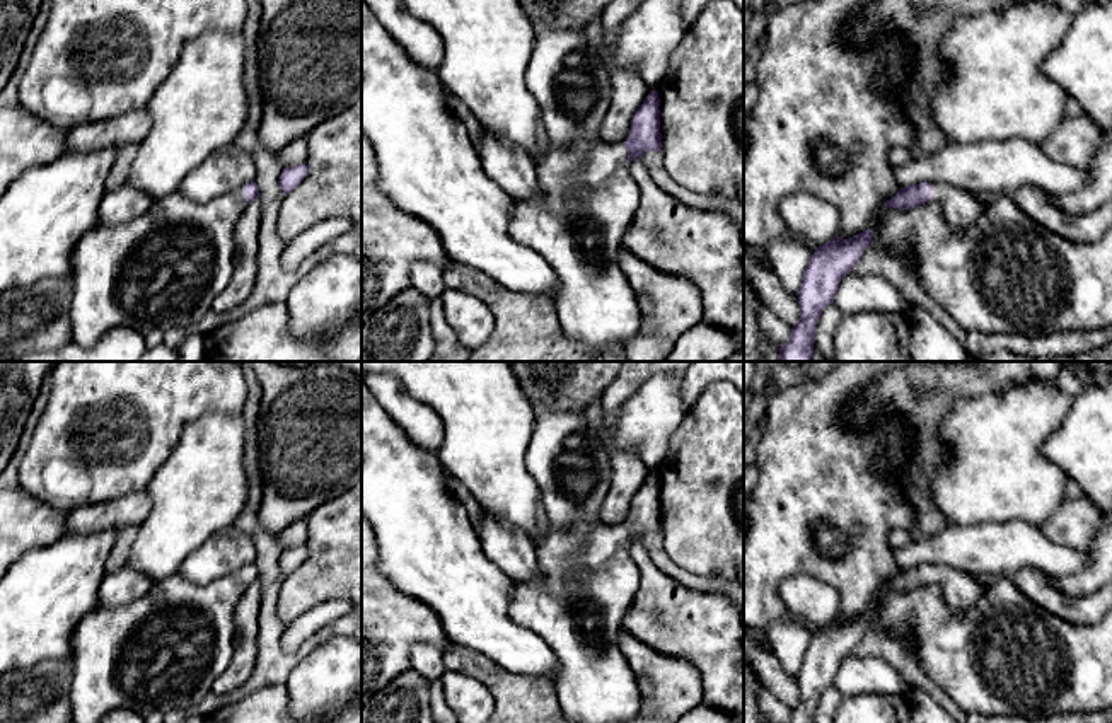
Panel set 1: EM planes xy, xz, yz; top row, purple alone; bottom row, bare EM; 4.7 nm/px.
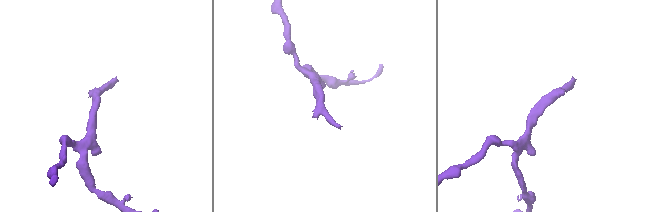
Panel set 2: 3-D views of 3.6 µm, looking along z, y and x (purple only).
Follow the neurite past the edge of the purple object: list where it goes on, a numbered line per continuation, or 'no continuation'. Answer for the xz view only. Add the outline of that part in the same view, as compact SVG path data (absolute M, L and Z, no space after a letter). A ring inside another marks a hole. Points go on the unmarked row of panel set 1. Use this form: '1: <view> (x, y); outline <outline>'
1: xz (590, 578); outline M575 523L530 537L542 585L513 583L508 614L553 650L558 670L551 682L563 714L573 723L629 723L640 713L641 691L617 639L623 617L640 587L623 523Z

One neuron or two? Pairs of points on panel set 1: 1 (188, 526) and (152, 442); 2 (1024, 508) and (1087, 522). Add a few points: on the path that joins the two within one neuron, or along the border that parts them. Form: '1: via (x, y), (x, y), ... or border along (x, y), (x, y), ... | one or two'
1: border along (185, 430), (174, 451), (144, 488) | two
2: border along (1066, 500), (1037, 524) | two

